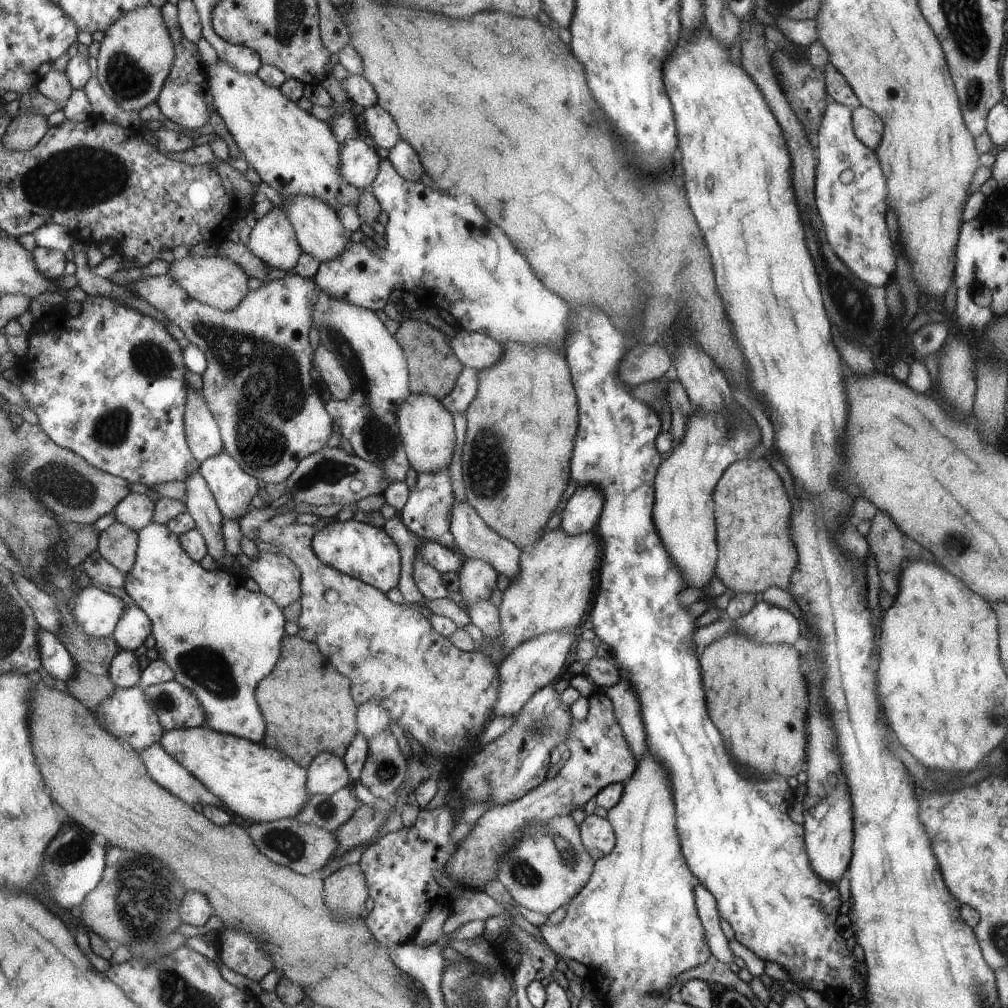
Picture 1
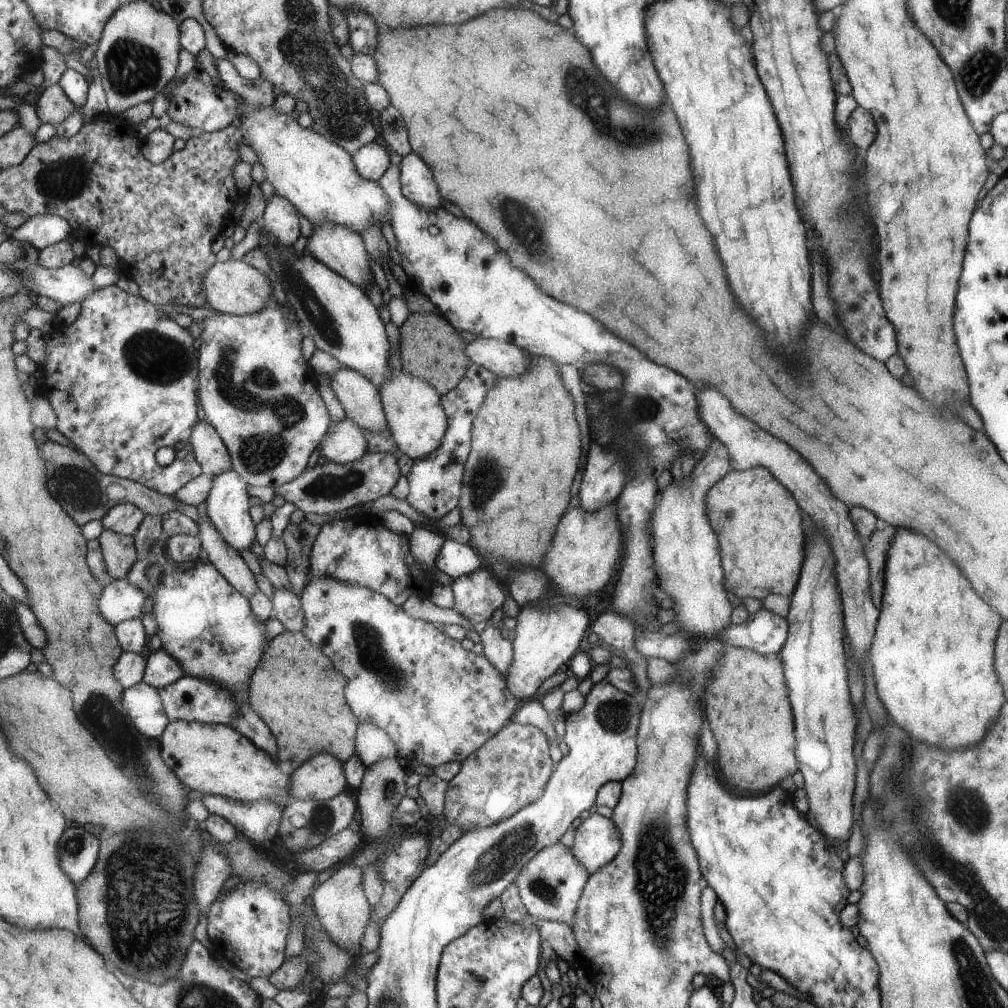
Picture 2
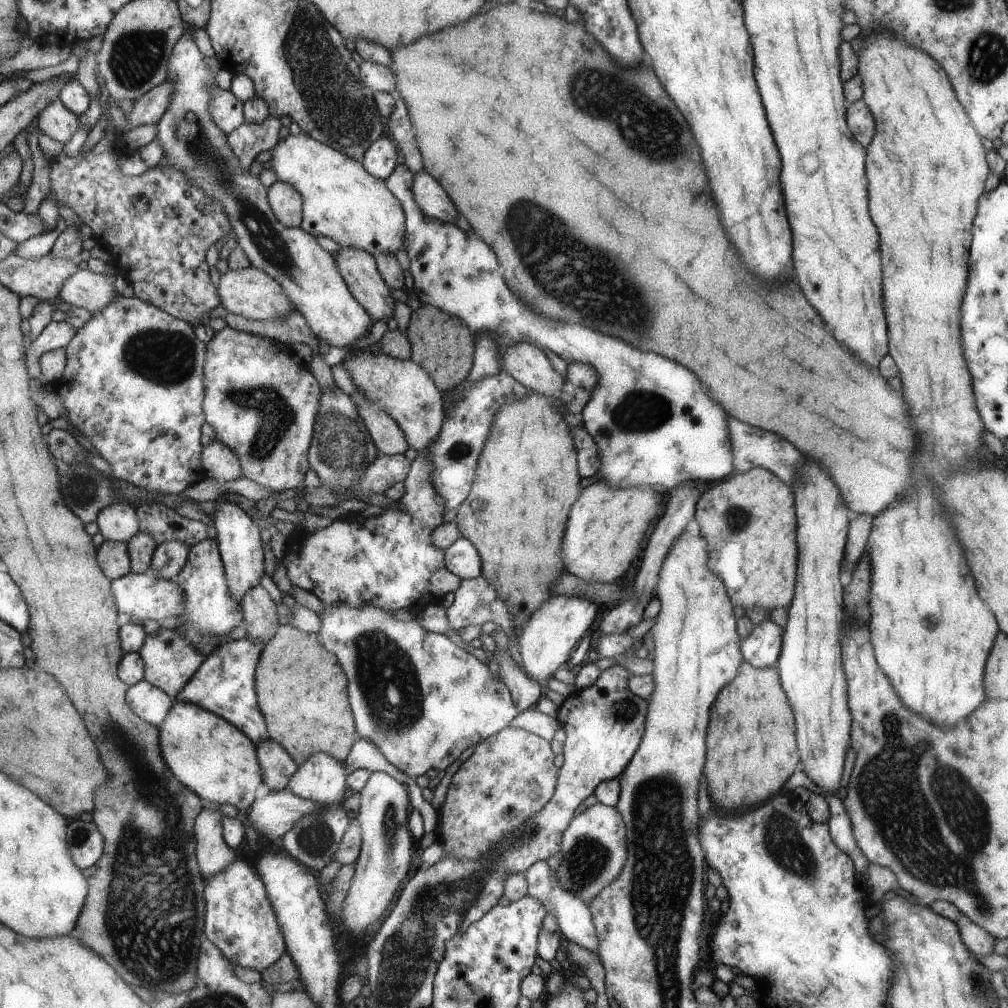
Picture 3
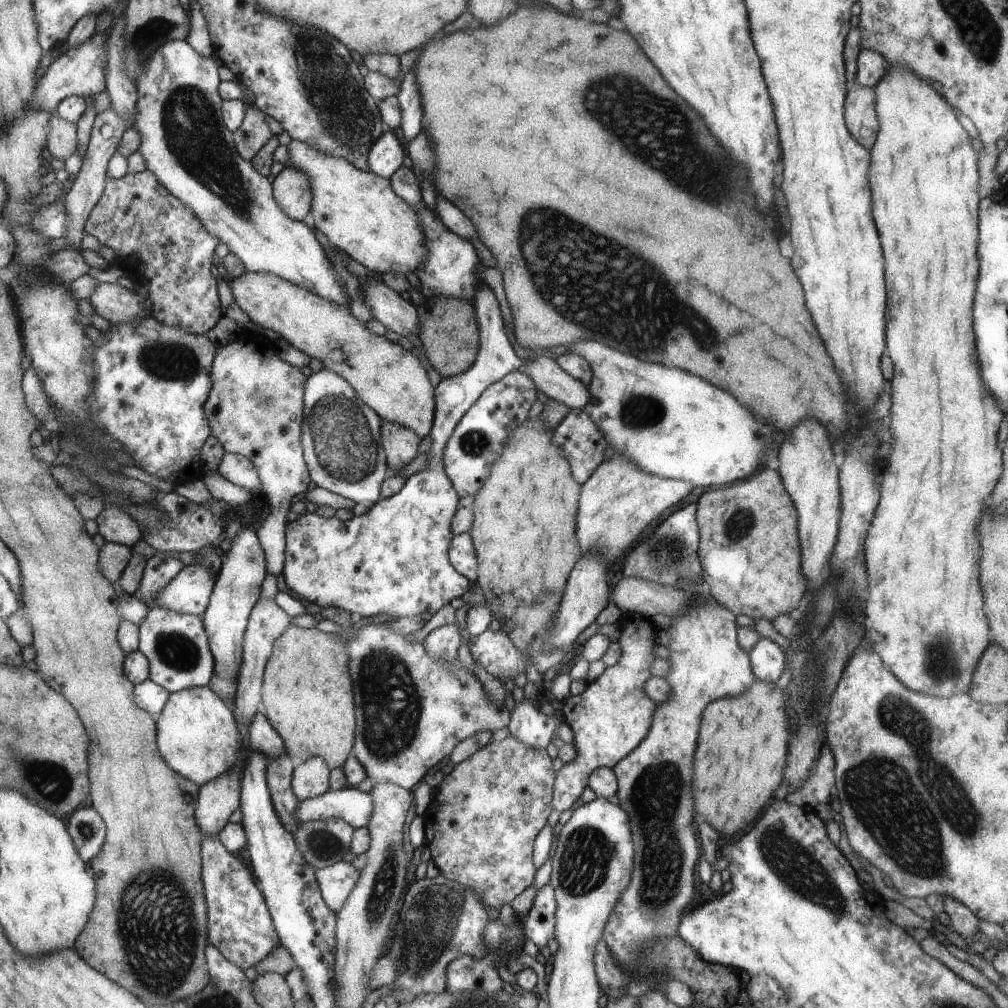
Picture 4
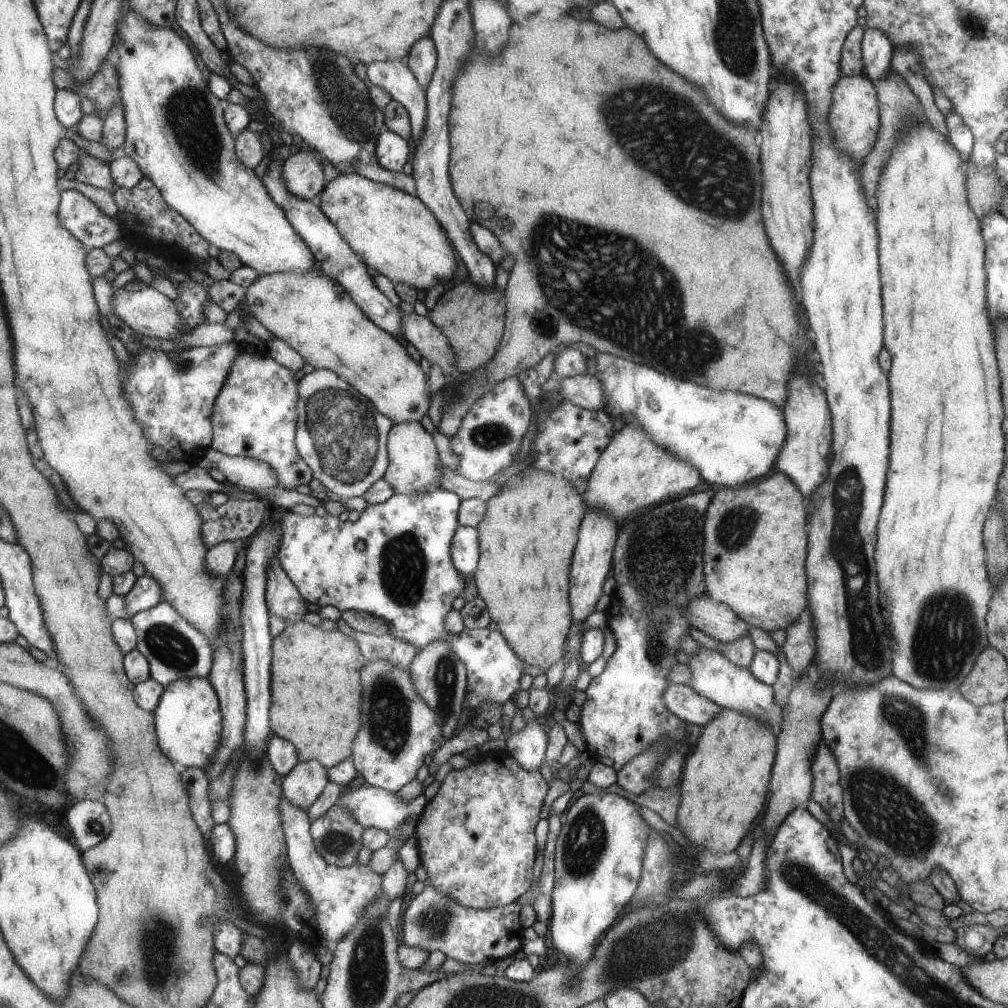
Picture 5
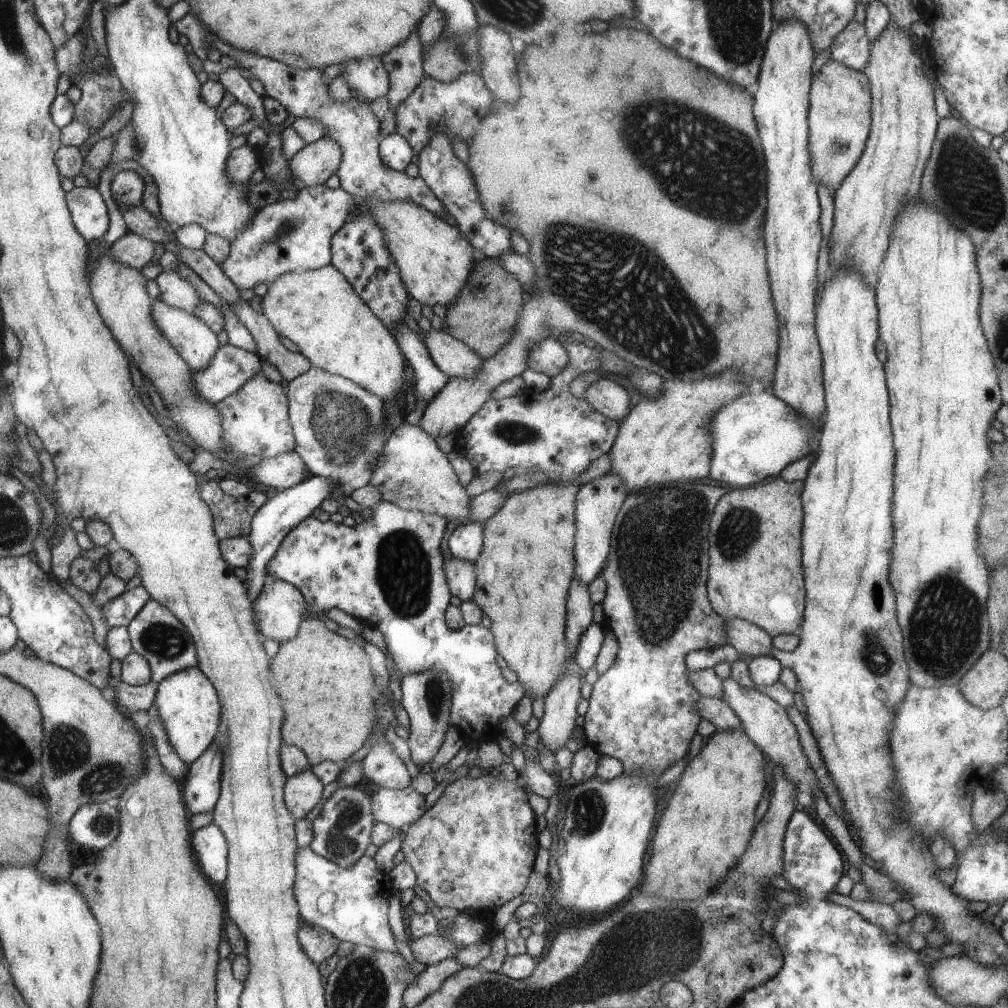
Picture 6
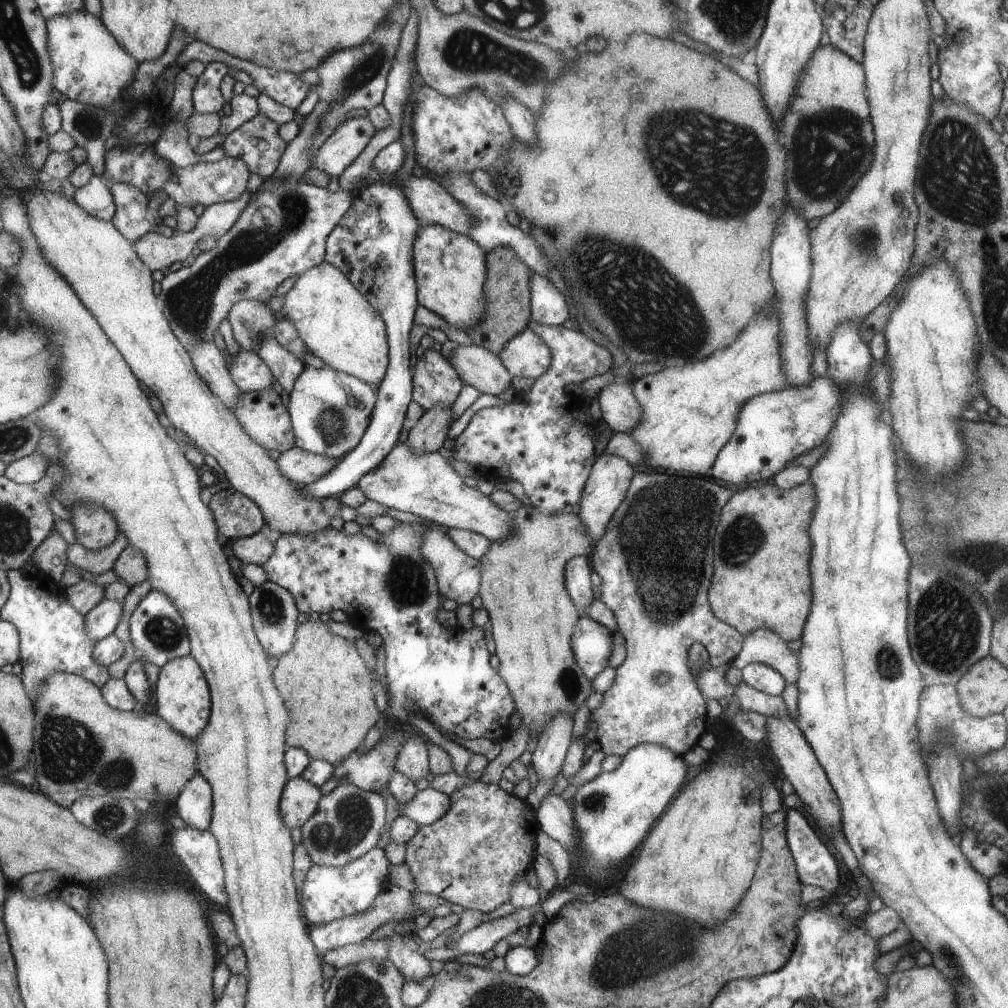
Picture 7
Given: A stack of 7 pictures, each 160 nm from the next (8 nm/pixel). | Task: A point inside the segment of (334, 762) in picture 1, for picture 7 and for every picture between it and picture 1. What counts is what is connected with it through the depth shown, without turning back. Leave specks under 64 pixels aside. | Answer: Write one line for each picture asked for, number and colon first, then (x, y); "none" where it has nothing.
2: (323, 777)
3: (323, 779)
4: (312, 778)
5: (303, 785)
6: (303, 791)
7: (300, 799)

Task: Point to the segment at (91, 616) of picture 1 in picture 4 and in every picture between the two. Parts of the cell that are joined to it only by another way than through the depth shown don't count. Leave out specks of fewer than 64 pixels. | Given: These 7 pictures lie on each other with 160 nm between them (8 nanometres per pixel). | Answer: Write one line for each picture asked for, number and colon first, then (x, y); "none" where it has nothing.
2: (121, 601)
3: (140, 595)
4: (190, 590)

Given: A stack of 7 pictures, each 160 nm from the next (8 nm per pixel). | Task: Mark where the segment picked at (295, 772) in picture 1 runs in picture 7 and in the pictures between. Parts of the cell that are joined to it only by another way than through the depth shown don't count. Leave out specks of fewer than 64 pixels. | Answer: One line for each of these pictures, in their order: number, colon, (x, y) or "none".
2: (212, 759)
3: (214, 758)
4: (198, 736)
5: (188, 719)
6: (188, 704)
7: (182, 697)

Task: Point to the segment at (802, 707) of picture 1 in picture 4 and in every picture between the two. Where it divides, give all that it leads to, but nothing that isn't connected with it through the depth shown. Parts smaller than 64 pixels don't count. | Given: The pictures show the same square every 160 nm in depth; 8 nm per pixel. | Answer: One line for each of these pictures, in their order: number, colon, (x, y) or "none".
2: (749, 698)
3: (752, 751)
4: (744, 740)

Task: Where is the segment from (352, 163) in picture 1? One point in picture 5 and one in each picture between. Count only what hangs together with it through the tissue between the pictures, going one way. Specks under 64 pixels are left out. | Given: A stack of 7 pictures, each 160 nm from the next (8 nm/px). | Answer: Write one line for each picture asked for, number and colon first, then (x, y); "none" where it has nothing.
2: (372, 161)
3: (381, 158)
4: (386, 156)
5: (393, 152)

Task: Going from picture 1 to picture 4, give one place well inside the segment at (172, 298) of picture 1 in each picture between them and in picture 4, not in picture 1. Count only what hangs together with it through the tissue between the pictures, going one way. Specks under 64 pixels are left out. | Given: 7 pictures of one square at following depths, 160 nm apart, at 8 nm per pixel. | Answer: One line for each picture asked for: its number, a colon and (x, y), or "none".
2: (252, 375)
3: (262, 405)
4: (255, 405)

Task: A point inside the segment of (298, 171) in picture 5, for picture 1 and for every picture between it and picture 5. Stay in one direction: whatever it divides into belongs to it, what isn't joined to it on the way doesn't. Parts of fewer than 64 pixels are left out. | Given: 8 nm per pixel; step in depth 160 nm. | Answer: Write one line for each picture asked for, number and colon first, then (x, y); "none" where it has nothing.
1: (273, 239)
2: (280, 219)
3: (286, 202)
4: (293, 188)

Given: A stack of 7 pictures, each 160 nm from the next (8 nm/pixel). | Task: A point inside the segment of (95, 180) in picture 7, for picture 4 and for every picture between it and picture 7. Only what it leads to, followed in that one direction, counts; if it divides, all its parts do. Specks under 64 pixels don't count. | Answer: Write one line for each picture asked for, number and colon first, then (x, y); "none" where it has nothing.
4: (51, 220)
5: (82, 217)
6: (90, 214)

